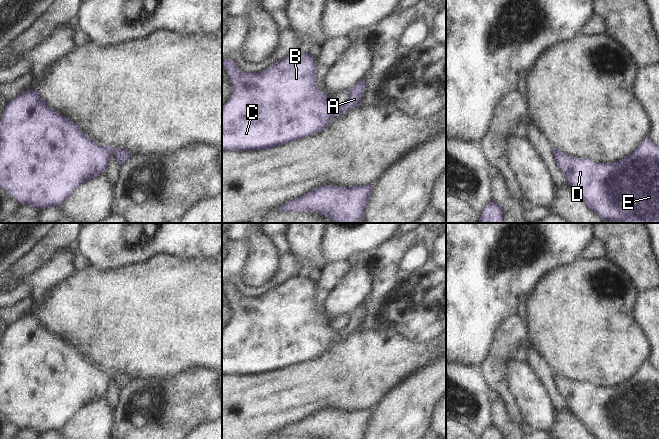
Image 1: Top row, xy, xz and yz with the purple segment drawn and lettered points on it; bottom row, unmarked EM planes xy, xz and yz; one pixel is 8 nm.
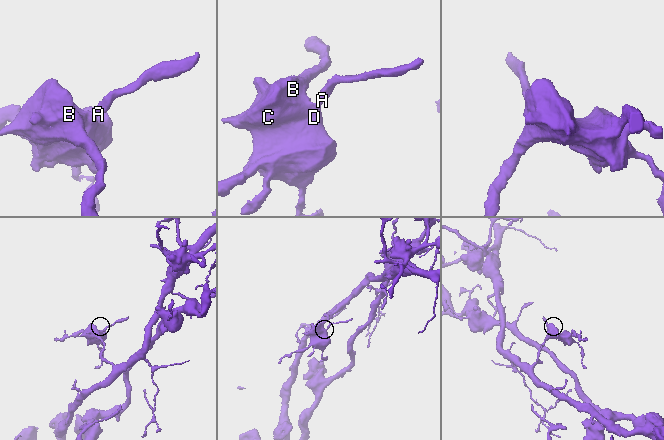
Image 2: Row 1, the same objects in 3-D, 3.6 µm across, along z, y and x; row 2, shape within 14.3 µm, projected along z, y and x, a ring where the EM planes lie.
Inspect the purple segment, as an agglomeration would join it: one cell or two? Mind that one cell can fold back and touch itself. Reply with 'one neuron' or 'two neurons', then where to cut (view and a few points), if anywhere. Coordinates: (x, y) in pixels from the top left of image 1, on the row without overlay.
one neuron; no cut

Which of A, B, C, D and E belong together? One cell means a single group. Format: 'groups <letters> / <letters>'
groups A B C D E

